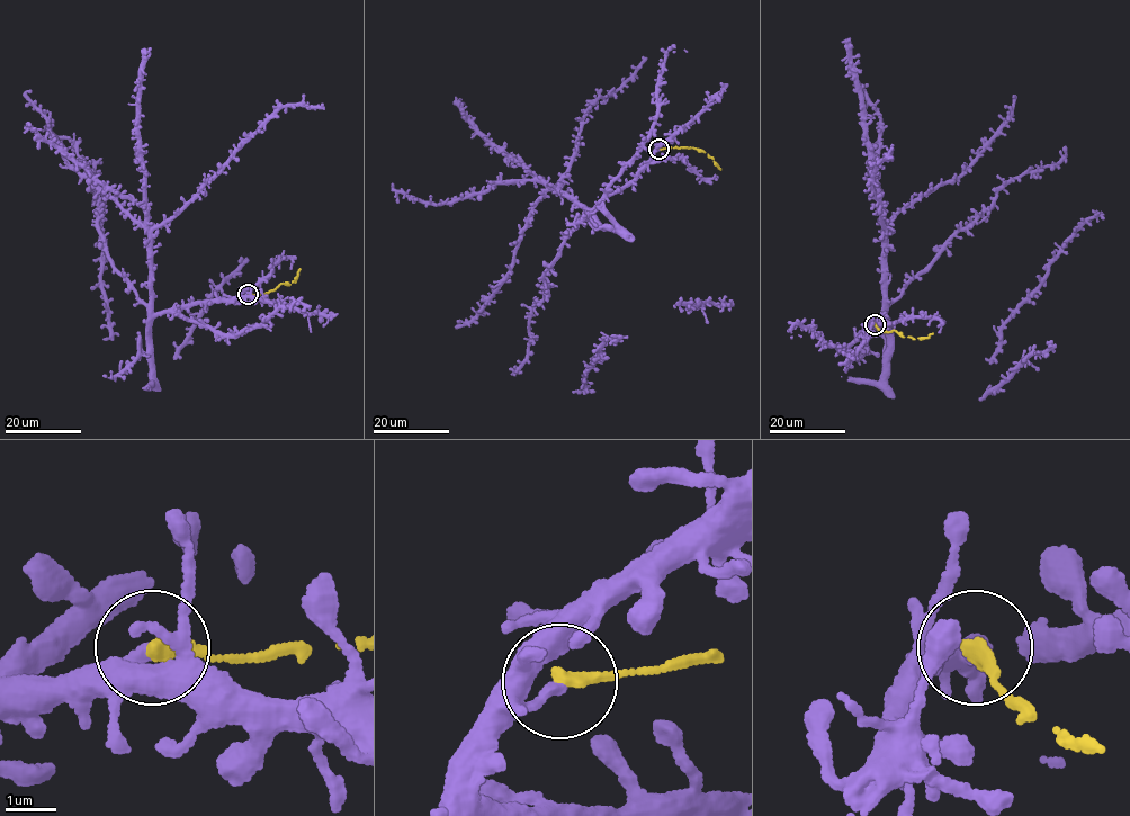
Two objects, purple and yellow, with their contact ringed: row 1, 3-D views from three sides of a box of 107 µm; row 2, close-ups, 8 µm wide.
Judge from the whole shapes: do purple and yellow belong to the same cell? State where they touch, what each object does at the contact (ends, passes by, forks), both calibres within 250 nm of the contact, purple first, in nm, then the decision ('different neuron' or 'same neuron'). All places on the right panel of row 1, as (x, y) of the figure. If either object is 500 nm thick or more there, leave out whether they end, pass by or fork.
place (875, 324); purple ends; yellow ends; calibres 200 and 300 nm; different neuron

